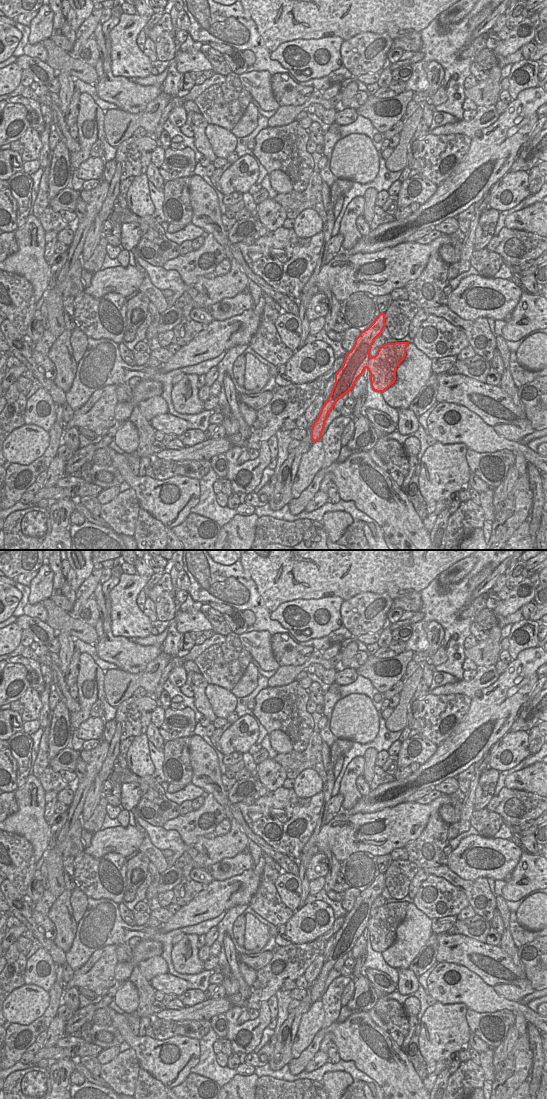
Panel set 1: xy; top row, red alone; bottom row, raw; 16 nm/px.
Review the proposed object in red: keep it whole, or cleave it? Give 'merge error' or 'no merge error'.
no merge error

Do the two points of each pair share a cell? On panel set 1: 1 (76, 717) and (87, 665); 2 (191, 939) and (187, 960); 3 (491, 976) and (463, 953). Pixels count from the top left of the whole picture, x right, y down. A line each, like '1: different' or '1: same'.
1: same
2: same
3: same

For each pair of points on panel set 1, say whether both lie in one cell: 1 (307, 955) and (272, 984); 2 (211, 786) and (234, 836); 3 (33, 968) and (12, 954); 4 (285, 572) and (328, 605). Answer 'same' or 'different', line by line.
1: same
2: same
3: different
4: different

